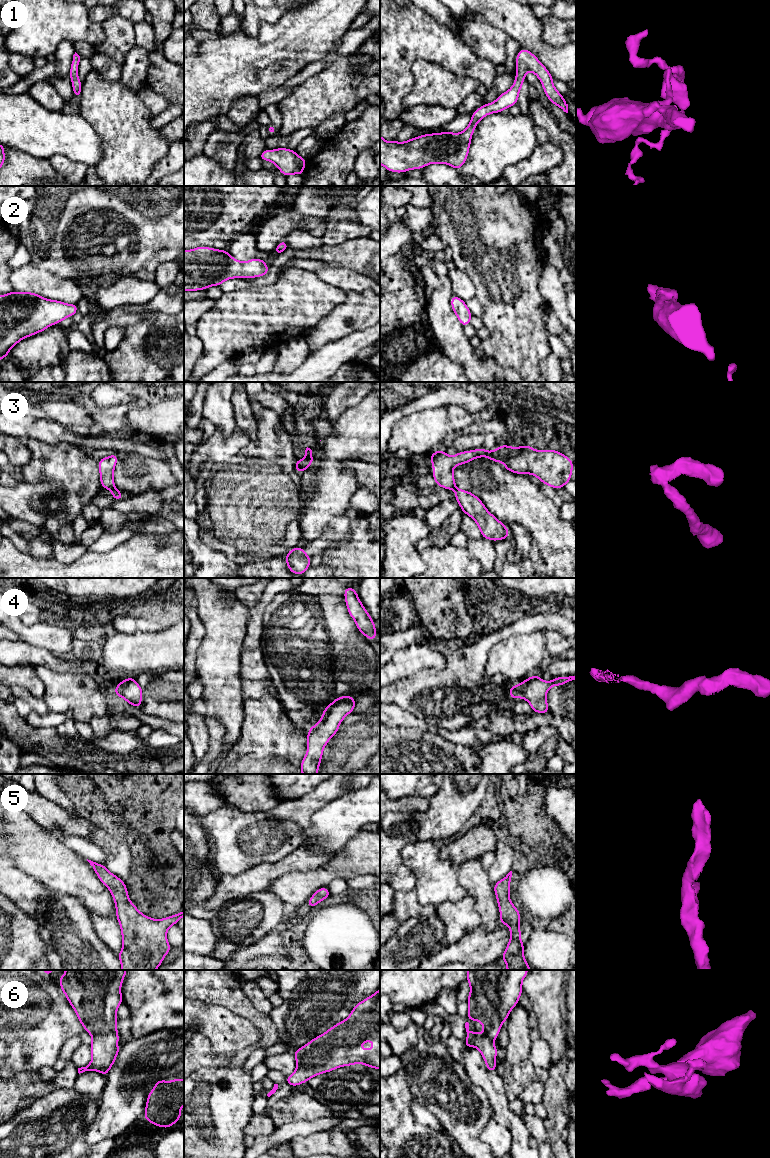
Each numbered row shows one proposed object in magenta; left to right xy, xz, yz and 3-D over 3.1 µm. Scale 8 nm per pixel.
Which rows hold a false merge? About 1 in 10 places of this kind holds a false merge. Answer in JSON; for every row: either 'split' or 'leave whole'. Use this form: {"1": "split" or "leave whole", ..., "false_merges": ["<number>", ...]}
{"1": "leave whole", "2": "leave whole", "3": "split", "4": "leave whole", "5": "leave whole", "6": "leave whole", "false_merges": ["3"]}

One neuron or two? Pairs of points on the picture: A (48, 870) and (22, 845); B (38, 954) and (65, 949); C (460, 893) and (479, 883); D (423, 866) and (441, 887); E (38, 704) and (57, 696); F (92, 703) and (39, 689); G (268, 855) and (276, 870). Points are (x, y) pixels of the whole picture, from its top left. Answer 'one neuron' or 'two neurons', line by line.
A: one neuron
B: two neurons
C: two neurons
D: one neuron
E: two neurons
F: two neurons
G: two neurons

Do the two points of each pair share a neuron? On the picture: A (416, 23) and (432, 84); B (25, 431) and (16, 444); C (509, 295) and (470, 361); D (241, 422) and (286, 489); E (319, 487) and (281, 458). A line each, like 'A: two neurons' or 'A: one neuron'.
A: two neurons
B: two neurons
C: two neurons
D: two neurons
E: two neurons

